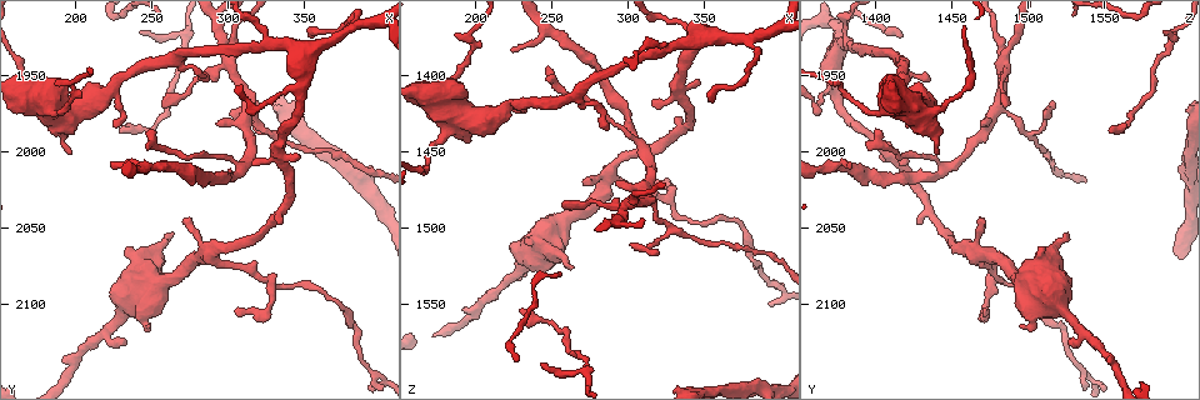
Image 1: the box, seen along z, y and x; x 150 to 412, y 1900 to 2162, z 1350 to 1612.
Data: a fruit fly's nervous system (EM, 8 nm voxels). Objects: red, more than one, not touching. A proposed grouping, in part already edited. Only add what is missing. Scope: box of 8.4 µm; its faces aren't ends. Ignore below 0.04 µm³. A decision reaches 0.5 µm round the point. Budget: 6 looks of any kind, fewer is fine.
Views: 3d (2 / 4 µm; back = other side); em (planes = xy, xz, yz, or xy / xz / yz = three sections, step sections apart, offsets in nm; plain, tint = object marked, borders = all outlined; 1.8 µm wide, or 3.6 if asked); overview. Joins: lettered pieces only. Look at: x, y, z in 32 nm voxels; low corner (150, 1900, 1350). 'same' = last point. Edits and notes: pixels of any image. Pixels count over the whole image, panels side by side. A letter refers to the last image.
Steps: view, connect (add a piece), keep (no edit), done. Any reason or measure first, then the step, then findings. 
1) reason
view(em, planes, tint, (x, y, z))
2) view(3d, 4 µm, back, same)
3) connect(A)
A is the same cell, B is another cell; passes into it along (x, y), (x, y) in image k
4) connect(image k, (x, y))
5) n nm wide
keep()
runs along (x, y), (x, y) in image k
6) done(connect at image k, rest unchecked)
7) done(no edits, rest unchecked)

thin arm on a thick one
view(em, yz, step 8, tint, (346, 1964, 1374))

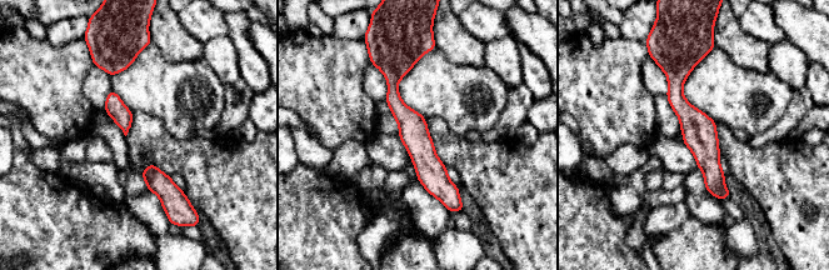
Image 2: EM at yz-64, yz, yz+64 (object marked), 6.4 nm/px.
cut it another way
view(em, planes, borders, same)

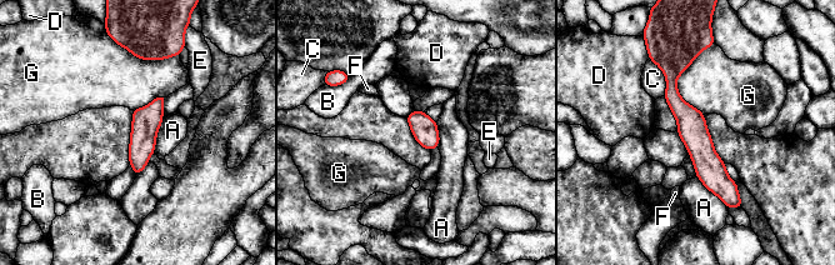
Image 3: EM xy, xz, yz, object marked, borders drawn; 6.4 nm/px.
keep()
A, B, C, D, E, F and G are other cells; runs along (690, 55), (671, 95), (725, 199) in image 3; no lettered piece goes on from it

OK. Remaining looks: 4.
two arms in line, one across
view(3d, 2 µm, back, (300, 1938, 1484))

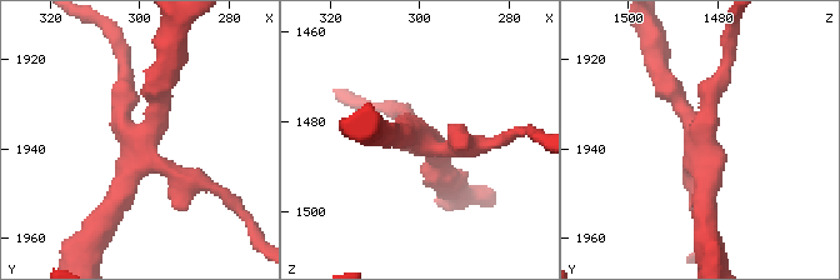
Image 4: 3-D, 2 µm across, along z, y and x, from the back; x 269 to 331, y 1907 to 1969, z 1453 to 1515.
now the EM
view(em, planes, tint, (299, 1937, 1485))

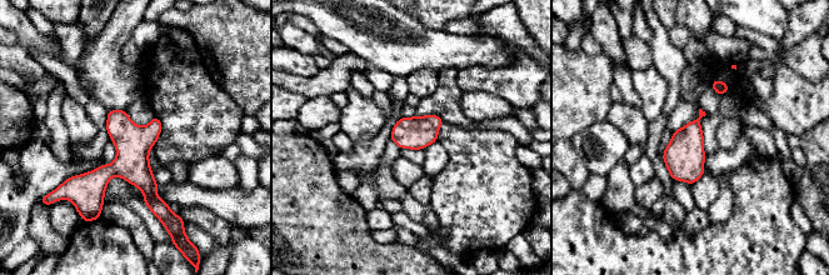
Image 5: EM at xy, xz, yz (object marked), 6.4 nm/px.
view(em, planes, borders, same)

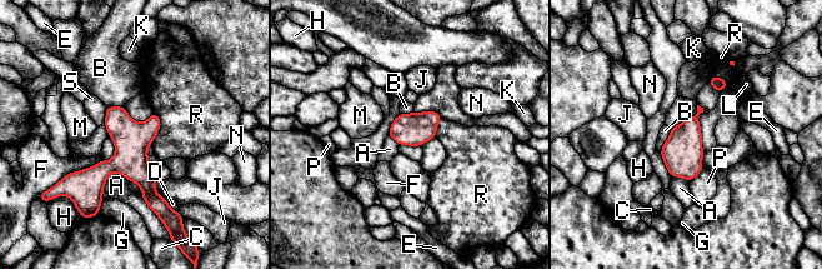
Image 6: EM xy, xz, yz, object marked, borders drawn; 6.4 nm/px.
F touches over 320 nm
keep()
A, B, C, D, E, F, G, H, J, K, L, M, N, P, R and S are other cells; border along (130, 180), (111, 173), (103, 190) in image 6; no lettered piece goes on from it

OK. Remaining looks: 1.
tapers out
view(em, planes, borders, (246, 1996, 1396))

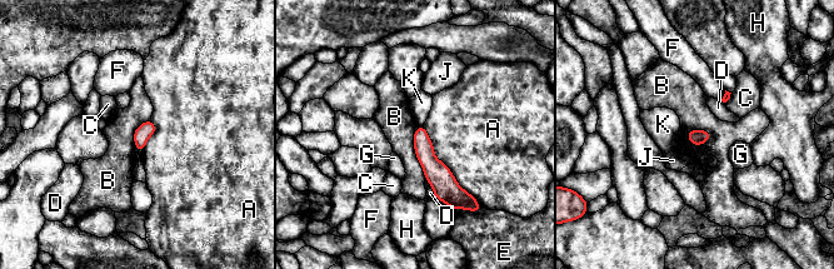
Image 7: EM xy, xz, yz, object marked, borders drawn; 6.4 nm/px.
keep()
A, B, C, D, E, F, G, H, J and K are other cells; border along (712, 134), (702, 144), (687, 138) in image 7; no lettered piece goes on from it

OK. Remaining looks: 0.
done(no edits, rest unchecked)

